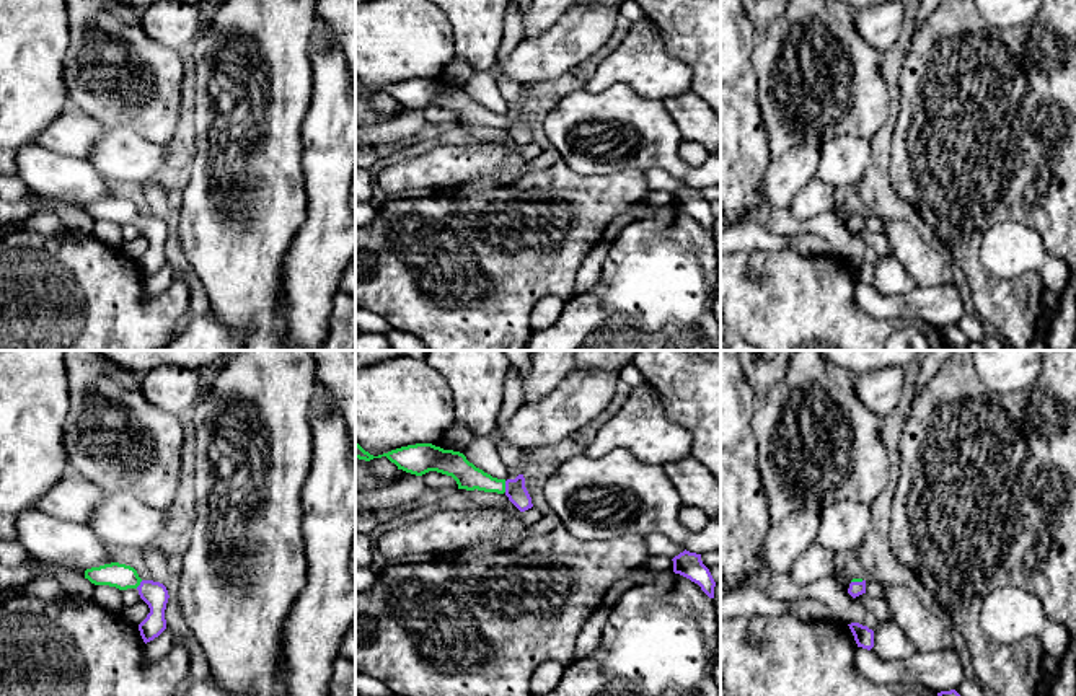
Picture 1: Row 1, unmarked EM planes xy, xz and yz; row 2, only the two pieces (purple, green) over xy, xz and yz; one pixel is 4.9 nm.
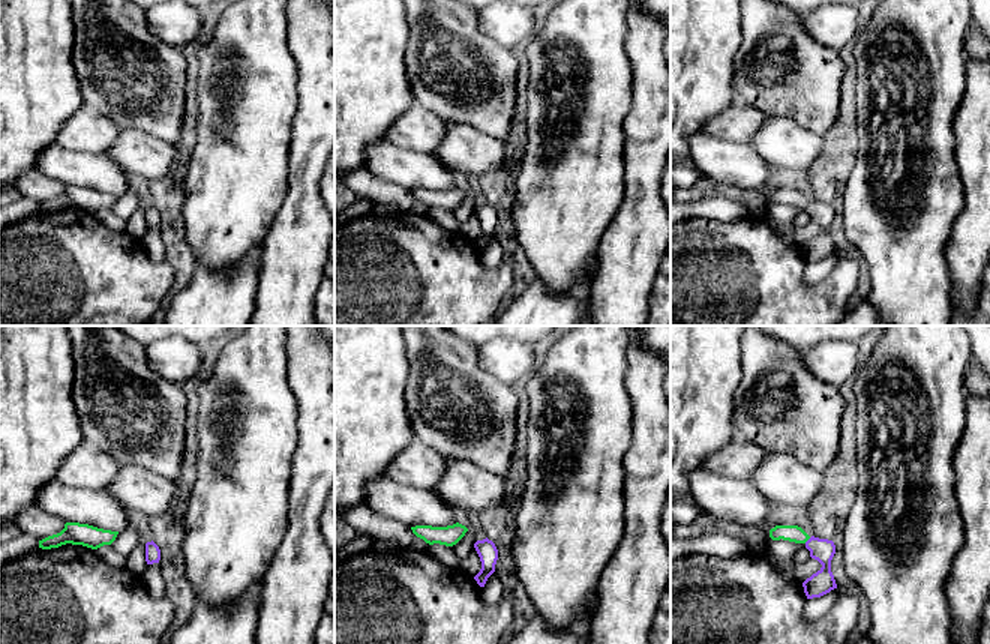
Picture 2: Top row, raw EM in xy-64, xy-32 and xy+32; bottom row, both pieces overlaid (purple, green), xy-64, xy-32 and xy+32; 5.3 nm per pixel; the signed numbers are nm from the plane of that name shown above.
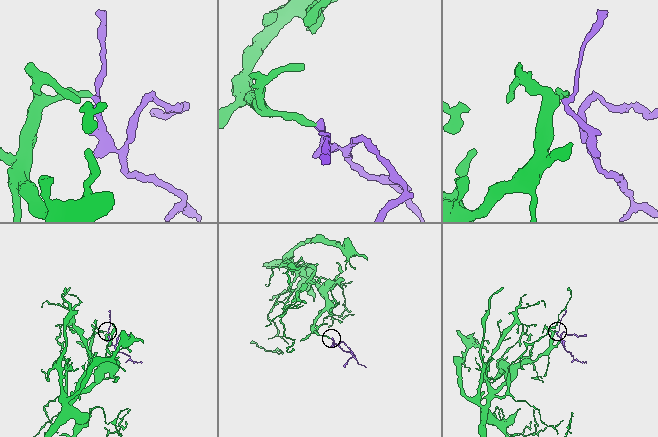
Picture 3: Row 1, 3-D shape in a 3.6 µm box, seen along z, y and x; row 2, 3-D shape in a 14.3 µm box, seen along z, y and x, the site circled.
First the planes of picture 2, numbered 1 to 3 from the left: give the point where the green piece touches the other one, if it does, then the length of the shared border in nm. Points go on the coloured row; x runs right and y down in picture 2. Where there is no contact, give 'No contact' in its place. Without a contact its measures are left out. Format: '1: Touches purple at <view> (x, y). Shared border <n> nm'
1: No contact
2: No contact
3: Touches purple at xy+32 (809, 539). Shared border 50 nm

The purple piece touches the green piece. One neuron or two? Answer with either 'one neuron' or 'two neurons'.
one neuron

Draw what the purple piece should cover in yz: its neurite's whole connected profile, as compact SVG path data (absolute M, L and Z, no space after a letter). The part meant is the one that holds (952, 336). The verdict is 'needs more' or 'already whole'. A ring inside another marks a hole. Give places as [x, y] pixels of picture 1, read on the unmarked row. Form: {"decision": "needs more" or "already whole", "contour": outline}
{"decision": "already whole", "contour": "M941 326L937 328L944 344L952 349L952 347L965 347L968 344L967 336L955 326Z"}

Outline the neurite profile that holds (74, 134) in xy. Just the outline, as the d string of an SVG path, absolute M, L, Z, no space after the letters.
M70 106L39 137L37 143L54 153L88 160L103 124Z

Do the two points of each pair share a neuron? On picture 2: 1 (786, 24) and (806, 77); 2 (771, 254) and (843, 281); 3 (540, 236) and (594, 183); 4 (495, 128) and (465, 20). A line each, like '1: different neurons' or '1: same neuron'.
1: same neuron
2: same neuron
3: same neuron
4: same neuron

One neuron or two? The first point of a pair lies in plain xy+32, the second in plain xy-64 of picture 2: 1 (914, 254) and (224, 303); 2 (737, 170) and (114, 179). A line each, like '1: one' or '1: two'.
1: two
2: one

